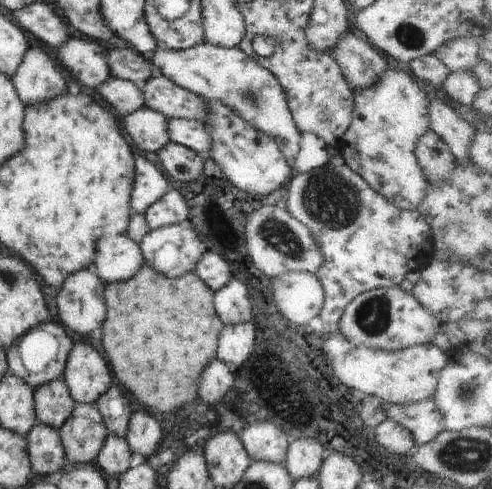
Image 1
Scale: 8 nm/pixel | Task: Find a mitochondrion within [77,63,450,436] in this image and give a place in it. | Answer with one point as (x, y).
(332, 201)

